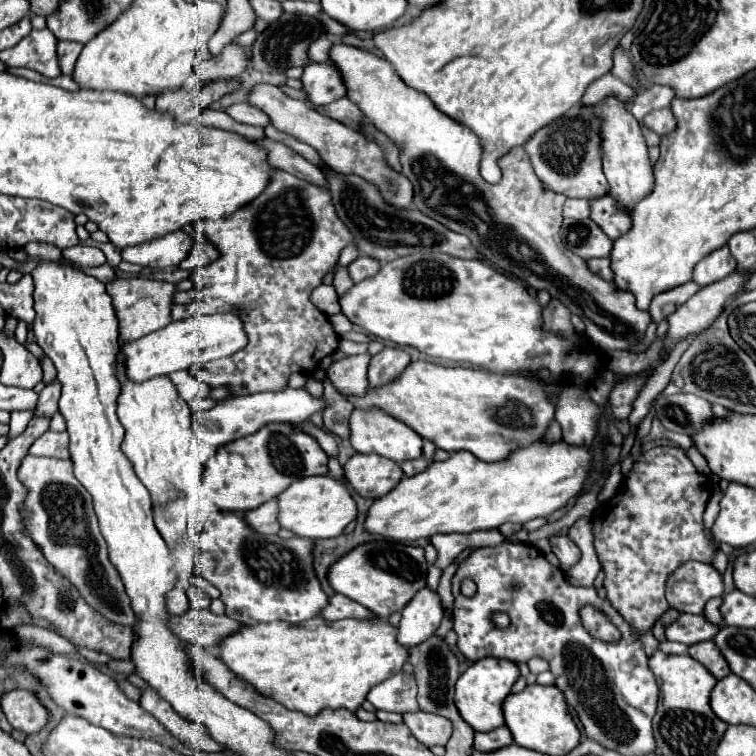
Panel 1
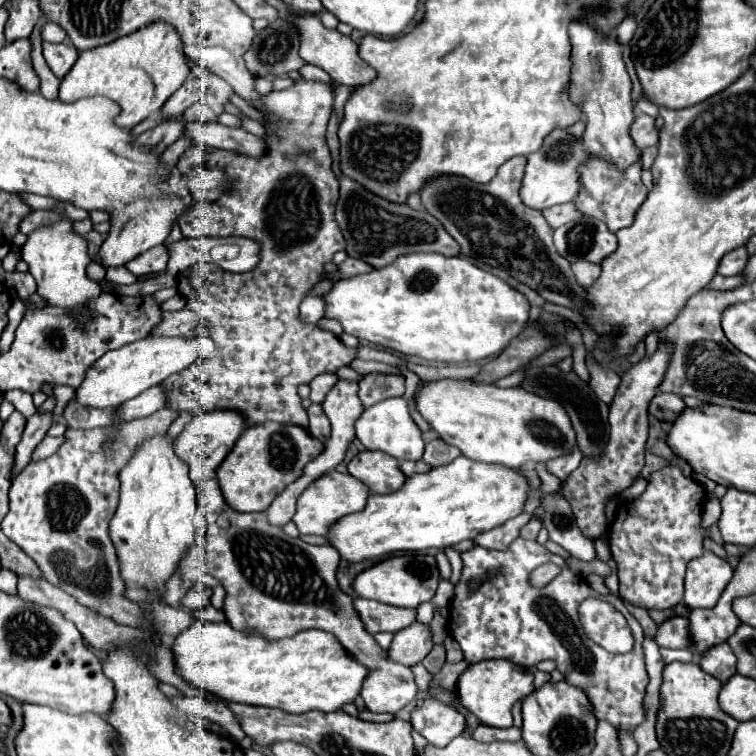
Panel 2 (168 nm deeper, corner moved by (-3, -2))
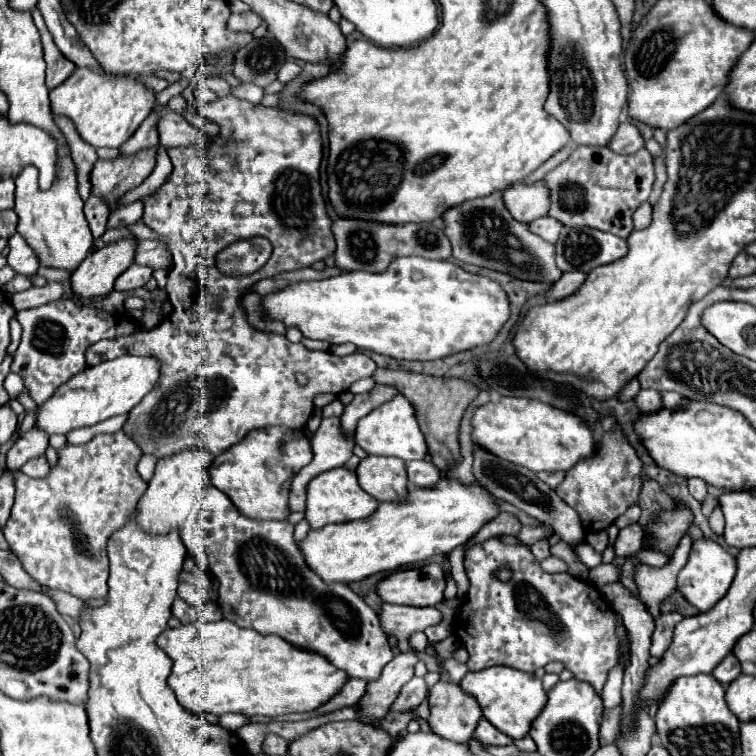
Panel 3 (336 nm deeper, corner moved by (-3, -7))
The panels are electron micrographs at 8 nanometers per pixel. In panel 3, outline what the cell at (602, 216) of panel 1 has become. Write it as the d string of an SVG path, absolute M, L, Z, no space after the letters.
M578 146L570 152L570 156L558 164L554 170L550 170L544 176L544 184L548 186L550 192L550 210L548 214L564 226L590 226L602 232L616 234L620 238L626 238L632 232L632 214L634 210L644 204L652 192L654 184L654 164L652 156L648 154L646 148L640 148L640 152L634 154L616 154L608 148L588 148L588 146Z

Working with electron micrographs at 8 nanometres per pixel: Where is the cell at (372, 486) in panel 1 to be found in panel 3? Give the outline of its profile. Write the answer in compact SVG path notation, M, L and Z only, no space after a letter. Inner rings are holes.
M366 456L358 470L360 486L372 494L378 502L396 502L408 496L408 474L406 462L400 458ZM396 472L398 472L398 492L396 492Z

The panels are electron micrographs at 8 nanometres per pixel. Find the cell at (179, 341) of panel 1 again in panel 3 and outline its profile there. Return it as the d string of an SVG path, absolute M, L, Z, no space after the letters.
M120 356L96 366L88 366L84 372L72 376L56 392L38 406L34 428L52 434L68 434L74 428L94 426L118 414L128 414L144 394L148 394L160 376L160 364L154 358L144 356Z

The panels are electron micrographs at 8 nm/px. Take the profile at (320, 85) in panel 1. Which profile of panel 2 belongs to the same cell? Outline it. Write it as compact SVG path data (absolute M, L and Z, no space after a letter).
M298 81L298 83L294 83L290 89L272 91L270 95L266 95L266 97L262 97L262 99L264 99L262 113L264 113L264 117L270 121L270 125L272 125L272 127L278 131L278 135L280 135L280 139L272 139L270 151L268 151L264 157L254 159L254 157L244 157L244 155L230 153L230 151L220 151L220 149L214 149L214 147L196 147L196 145L194 145L194 147L190 147L190 149L180 157L180 161L178 161L178 167L180 167L180 169L196 169L196 167L206 165L206 163L208 163L208 165L220 163L220 165L224 165L224 167L228 167L228 169L232 171L232 179L234 179L234 187L232 187L232 191L230 191L224 199L220 199L220 201L216 201L216 203L206 203L206 201L202 201L202 199L198 197L198 199L196 199L198 203L196 203L190 211L186 211L184 215L178 217L178 225L180 225L184 237L247 237L248 239L252 239L252 241L256 241L256 243L260 243L260 263L256 265L256 269L252 269L252 271L248 271L248 273L230 273L230 271L224 271L224 269L220 269L220 267L212 265L212 263L196 263L196 265L192 265L188 271L180 273L180 275L178 275L178 293L186 299L186 307L180 309L180 311L174 311L174 313L164 313L164 319L162 319L162 323L156 327L154 335L172 335L172 337L176 337L176 335L182 335L182 333L198 333L198 331L200 331L200 333L210 335L210 337L216 341L216 345L218 345L218 349L216 349L216 353L214 353L212 359L198 359L198 361L192 363L188 369L180 371L180 373L176 373L176 375L170 375L170 377L164 381L166 387L170 389L170 407L172 407L172 409L178 409L178 411L192 411L192 415L208 413L208 411L214 411L214 409L236 409L236 411L240 411L240 413L246 417L246 421L248 421L250 425L258 425L258 423L264 423L264 421L276 421L276 423L288 423L288 425L298 425L298 427L304 427L304 429L306 429L306 425L308 425L308 415L306 415L306 409L302 407L300 397L298 397L298 393L296 393L296 391L298 391L298 385L310 383L310 381L312 381L316 375L320 375L320 373L334 373L338 367L350 365L350 361L356 357L356 349L346 347L334 333L324 331L324 329L320 329L320 327L316 327L316 325L312 325L312 323L300 321L300 311L298 311L300 301L310 293L310 289L312 289L318 281L324 279L324 275L326 275L324 265L334 259L334 253L336 253L336 251L346 249L344 235L342 235L342 231L340 231L340 227L338 227L338 223L336 223L336 219L334 219L334 205L336 205L336 201L338 201L338 179L334 177L334 171L332 171L332 157L330 157L330 151L328 151L328 145L326 145L326 137L324 137L324 135L326 135L326 125L328 125L332 107L334 107L334 87L332 87L330 83L322 83L322 81Z

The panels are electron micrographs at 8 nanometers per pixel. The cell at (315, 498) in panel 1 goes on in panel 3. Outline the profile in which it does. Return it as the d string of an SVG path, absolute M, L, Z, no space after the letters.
M344 466L334 468L334 470L328 470L328 472L322 472L314 480L310 480L306 492L308 492L306 520L310 522L310 528L322 528L326 524L368 518L378 508L378 500L372 498L368 492L364 492L360 488L358 478L356 478L356 472L354 470L348 470Z

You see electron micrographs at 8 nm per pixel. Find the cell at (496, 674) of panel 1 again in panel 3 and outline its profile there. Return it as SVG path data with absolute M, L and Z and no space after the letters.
M492 666L480 672L468 672L460 684L466 692L476 696L484 718L510 738L524 738L548 700L540 678L522 670L512 670L510 666Z

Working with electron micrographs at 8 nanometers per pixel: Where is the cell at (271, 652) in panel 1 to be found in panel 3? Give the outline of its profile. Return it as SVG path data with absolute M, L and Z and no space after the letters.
M218 620L218 622L196 622L186 624L178 628L166 628L158 636L158 646L170 656L172 660L172 672L168 676L168 686L176 694L176 700L184 710L192 714L214 714L222 716L228 712L254 716L280 716L280 714L292 714L292 712L312 712L326 704L336 692L342 690L346 684L346 674L328 664L324 656L304 652L300 648L294 648L280 636L264 636L256 630L246 630L230 620Z

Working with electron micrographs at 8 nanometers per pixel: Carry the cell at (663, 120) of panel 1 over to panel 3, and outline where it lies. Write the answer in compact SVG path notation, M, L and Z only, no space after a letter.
M620 122L620 128L616 130L616 136L612 138L612 144L608 144L606 148L616 150L616 154L632 154L636 150L640 150L644 146L644 140L638 132L638 128L630 122Z

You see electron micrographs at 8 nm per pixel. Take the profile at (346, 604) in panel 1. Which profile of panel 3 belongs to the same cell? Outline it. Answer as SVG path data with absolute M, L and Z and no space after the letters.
M382 604L380 624L386 634L398 638L400 652L410 652L408 638L412 632L426 630L428 626L436 626L444 620L444 614L434 608L416 608L416 606L396 606L396 604Z

